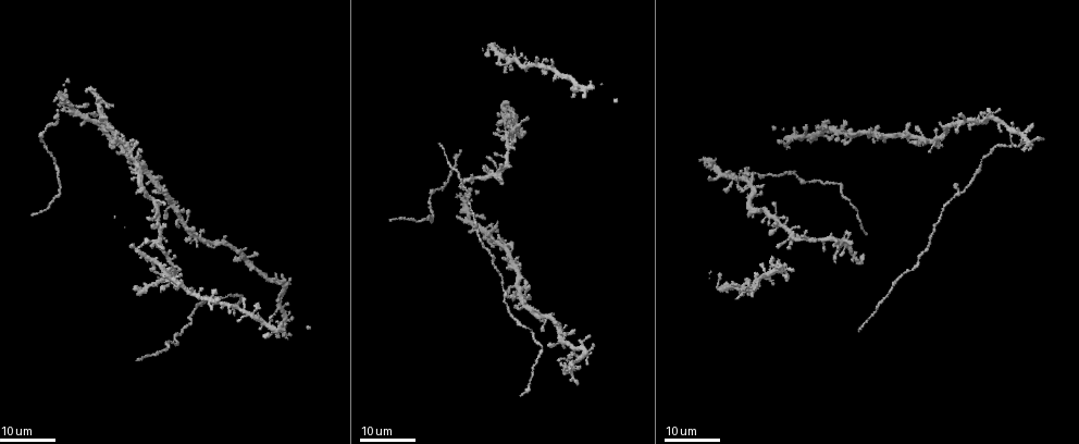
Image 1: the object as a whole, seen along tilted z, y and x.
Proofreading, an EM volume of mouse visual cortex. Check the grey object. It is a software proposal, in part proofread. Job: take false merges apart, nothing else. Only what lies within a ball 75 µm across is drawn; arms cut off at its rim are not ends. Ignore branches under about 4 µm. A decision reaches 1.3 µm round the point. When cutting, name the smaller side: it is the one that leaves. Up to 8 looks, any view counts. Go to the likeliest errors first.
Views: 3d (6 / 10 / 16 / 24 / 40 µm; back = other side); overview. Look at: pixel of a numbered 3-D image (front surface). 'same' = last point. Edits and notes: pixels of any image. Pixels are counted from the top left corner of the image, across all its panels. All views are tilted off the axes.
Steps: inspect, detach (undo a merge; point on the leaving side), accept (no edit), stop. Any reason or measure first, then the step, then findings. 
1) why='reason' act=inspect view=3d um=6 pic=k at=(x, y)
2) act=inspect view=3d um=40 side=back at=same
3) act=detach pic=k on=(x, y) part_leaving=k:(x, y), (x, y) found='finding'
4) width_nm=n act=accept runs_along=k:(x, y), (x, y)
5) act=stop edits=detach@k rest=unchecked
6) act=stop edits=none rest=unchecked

act=inspect view=3d um=16 pic=1 at=(790, 237)

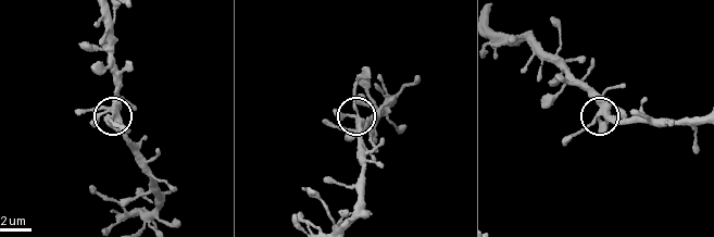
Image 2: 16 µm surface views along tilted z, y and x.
act=inspect view=3d um=6 pic=2 at=(116, 115)

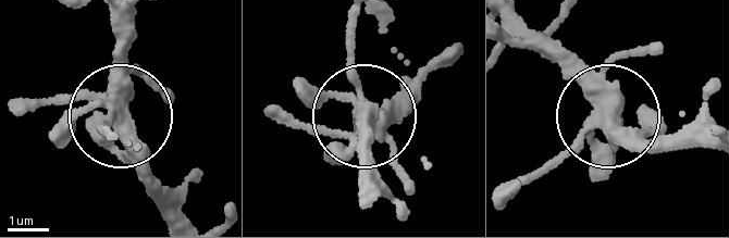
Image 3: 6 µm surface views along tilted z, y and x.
arms=5 act=accept found='continuous, no second neuron'

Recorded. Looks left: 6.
act=inspect view=3d um=24 pic=1 at=(543, 345)

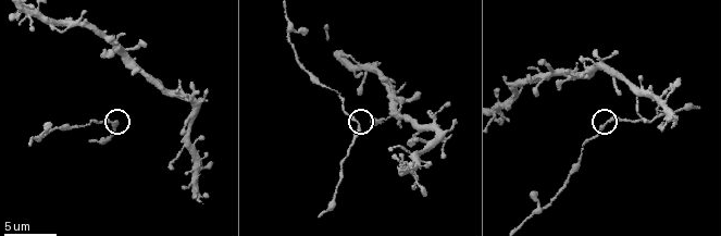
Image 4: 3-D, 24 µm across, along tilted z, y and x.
why='closer look' act=inspect view=3d um=10 pic=4 at=(610, 121)

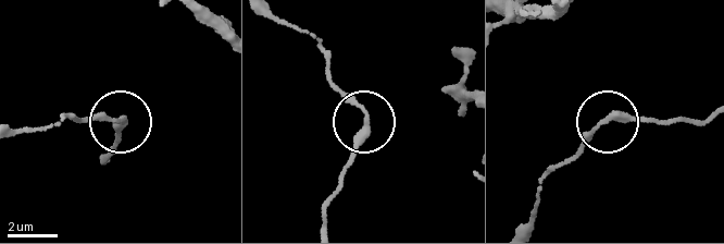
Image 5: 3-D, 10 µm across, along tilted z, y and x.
side_arm_um=11 act=accept found='all the same neuron'

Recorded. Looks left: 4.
why='thick turns thin' act=inspect view=3d um=24 pic=1 at=(752, 187)

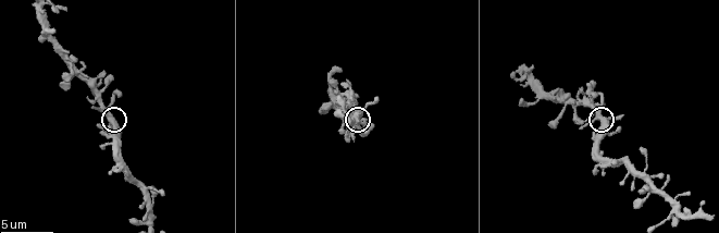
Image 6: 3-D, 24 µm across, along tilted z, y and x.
act=inspect view=3d um=10 pic=6 at=(113, 118)

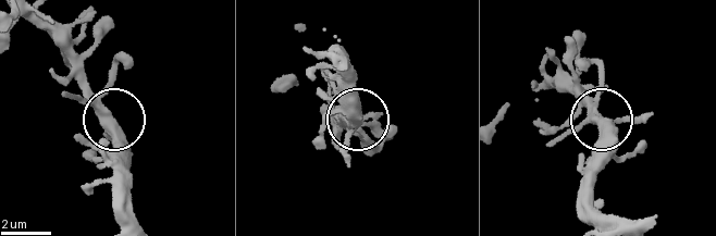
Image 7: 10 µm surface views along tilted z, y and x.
act=accept found='all the same neuron'

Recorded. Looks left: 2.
why='thin arm on a thick one' act=inspect view=3d um=24 pic=1 at=(497, 168)

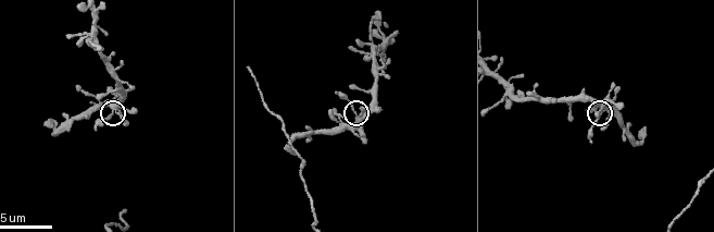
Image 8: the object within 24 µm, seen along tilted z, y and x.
why='closer look' act=inspect view=3d um=10 pic=8 at=(356, 117)

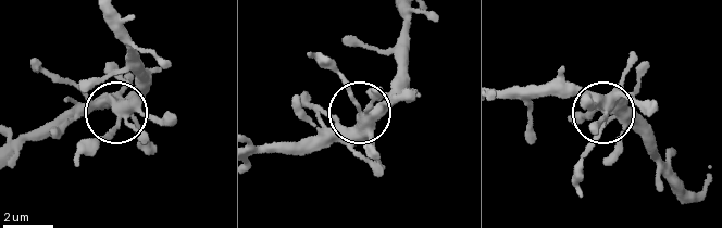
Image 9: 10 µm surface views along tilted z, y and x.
width_nm=320 act=accept runs_along=9:(109, 13), (146, 74), (113, 129), (90, 140) found='all the same neuron'

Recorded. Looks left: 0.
act=stop edits=none rest=unchecked

